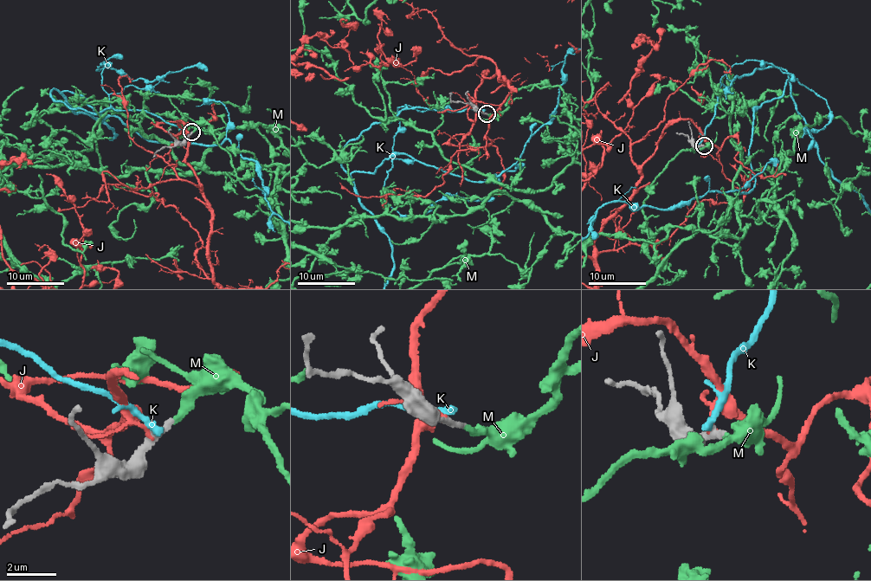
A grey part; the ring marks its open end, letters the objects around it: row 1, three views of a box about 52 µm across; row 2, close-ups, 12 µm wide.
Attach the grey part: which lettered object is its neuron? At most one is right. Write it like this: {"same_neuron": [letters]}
{"same_neuron": ["M"]}

